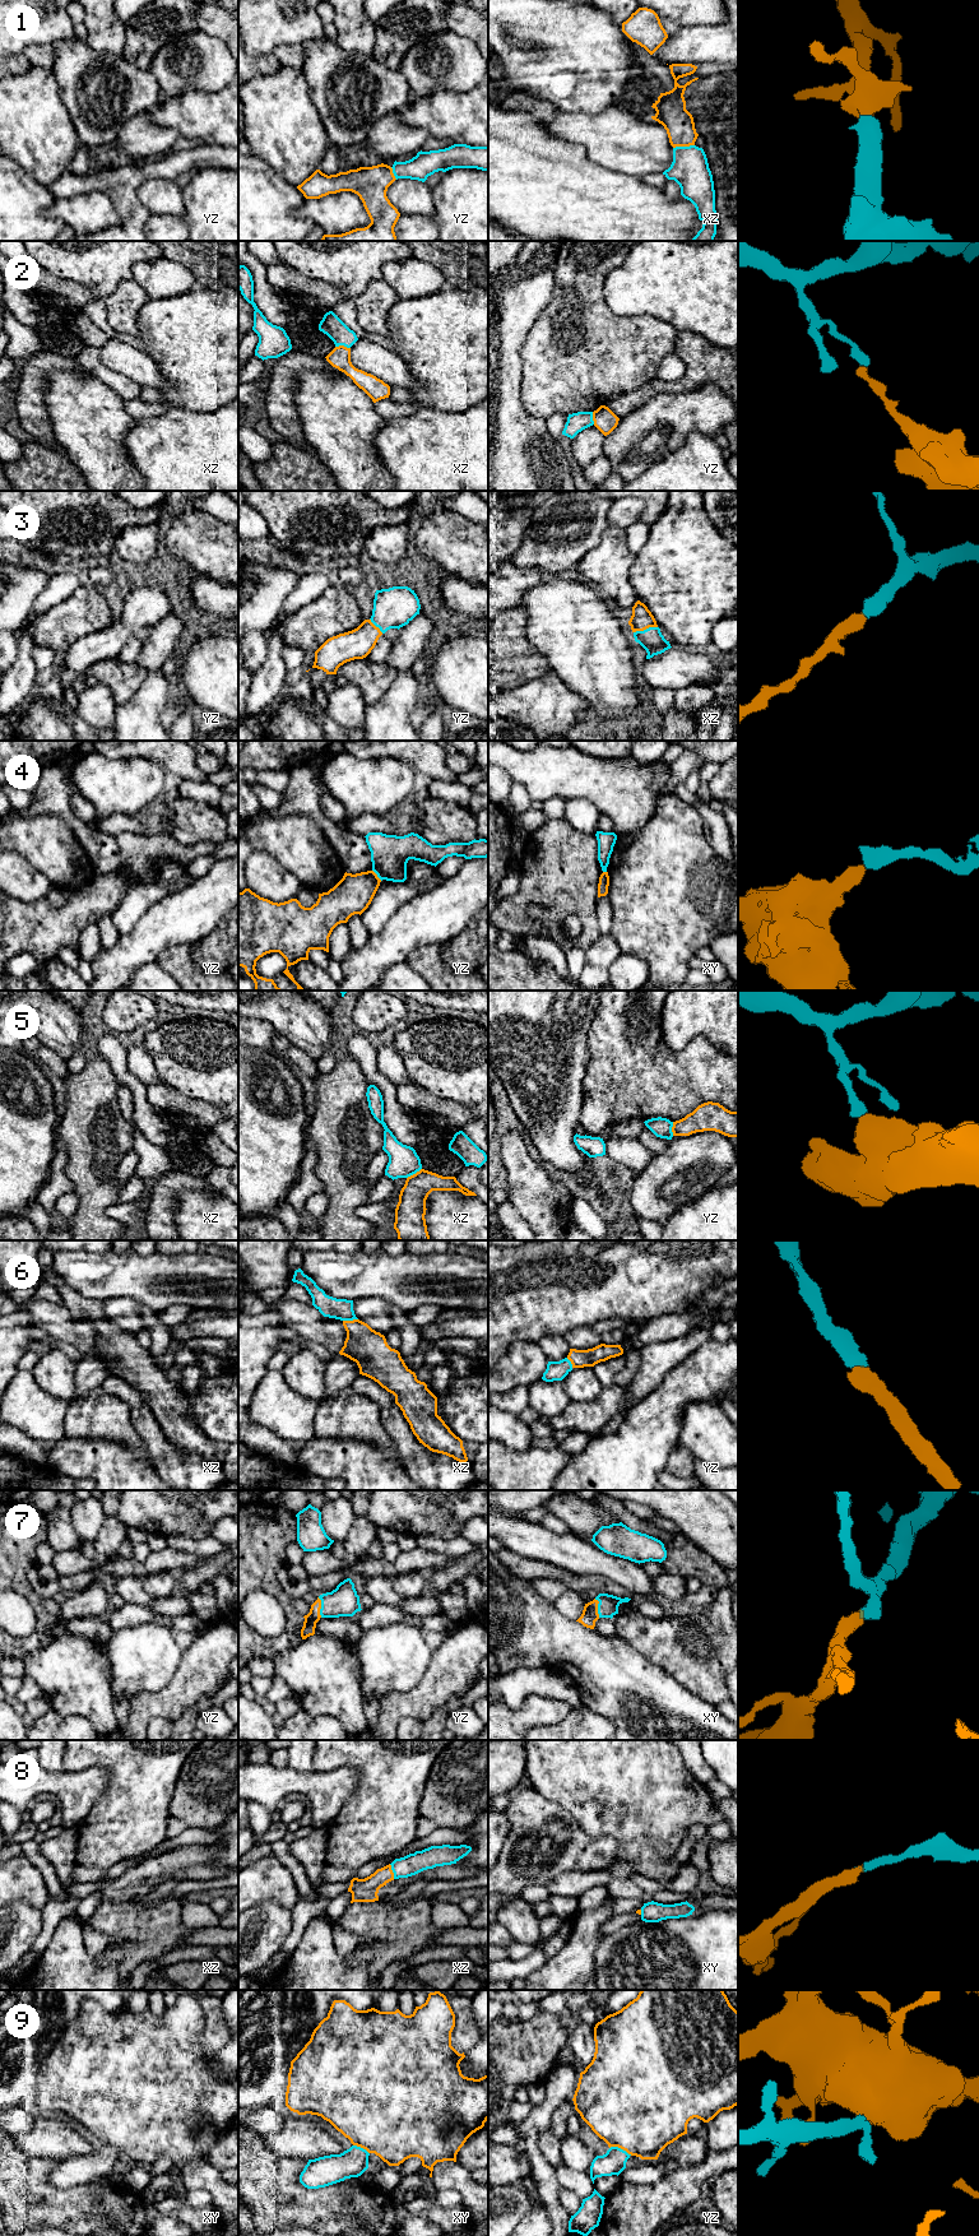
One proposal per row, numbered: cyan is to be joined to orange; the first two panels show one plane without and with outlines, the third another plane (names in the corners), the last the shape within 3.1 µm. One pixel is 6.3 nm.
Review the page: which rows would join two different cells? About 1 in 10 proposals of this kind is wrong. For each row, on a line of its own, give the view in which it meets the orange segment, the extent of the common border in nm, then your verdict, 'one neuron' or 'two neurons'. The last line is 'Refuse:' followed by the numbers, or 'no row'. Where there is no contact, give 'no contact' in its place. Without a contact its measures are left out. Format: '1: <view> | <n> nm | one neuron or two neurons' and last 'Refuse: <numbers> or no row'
1: xz | 140 nm | one neuron
2: xz | 100 nm | two neurons
3: xz | 160 nm | one neuron
4: yz | 90 nm | two neurons
5: xz | 120 nm | two neurons
6: xz | 100 nm | one neuron
7: yz | 130 nm | one neuron
8: xz | 100 nm | one neuron
9: yz | 150 nm | one neuron
Refuse: 2, 4, 5

